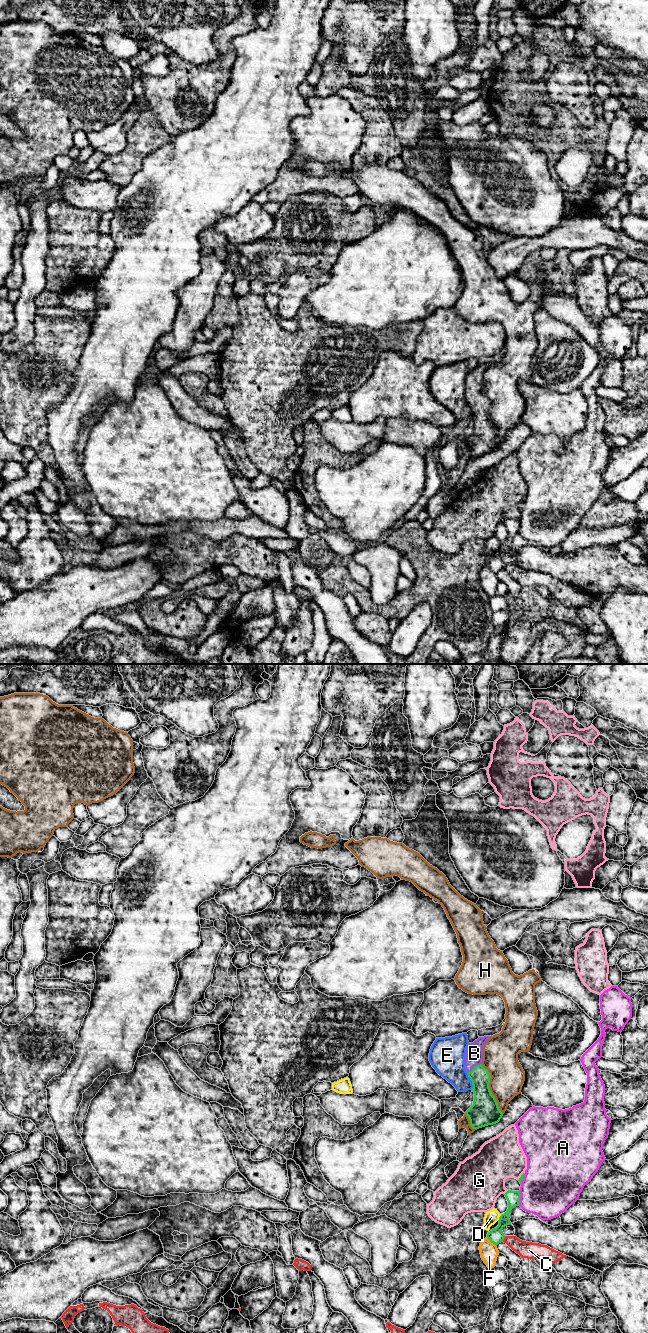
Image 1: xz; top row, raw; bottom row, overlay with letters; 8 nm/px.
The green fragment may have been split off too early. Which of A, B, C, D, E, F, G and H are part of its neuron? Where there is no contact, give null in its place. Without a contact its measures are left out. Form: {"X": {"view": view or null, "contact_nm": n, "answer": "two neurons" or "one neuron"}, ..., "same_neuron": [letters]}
{"A": {"view": "xz", "contact_nm": 120, "answer": "two neurons"}, "B": {"view": "xz", "contact_nm": 150, "answer": "one neuron"}, "C": {"view": "xz", "contact_nm": 50, "answer": "two neurons"}, "D": {"view": null, "answer": "two neurons"}, "E": {"view": "xz", "contact_nm": 140, "answer": "two neurons"}, "F": {"view": "xz", "contact_nm": 120, "answer": "two neurons"}, "G": {"view": "xz", "contact_nm": 50, "answer": "two neurons"}, "H": {"view": "xz", "contact_nm": 440, "answer": "two neurons"}, "same_neuron": ["B"]}

